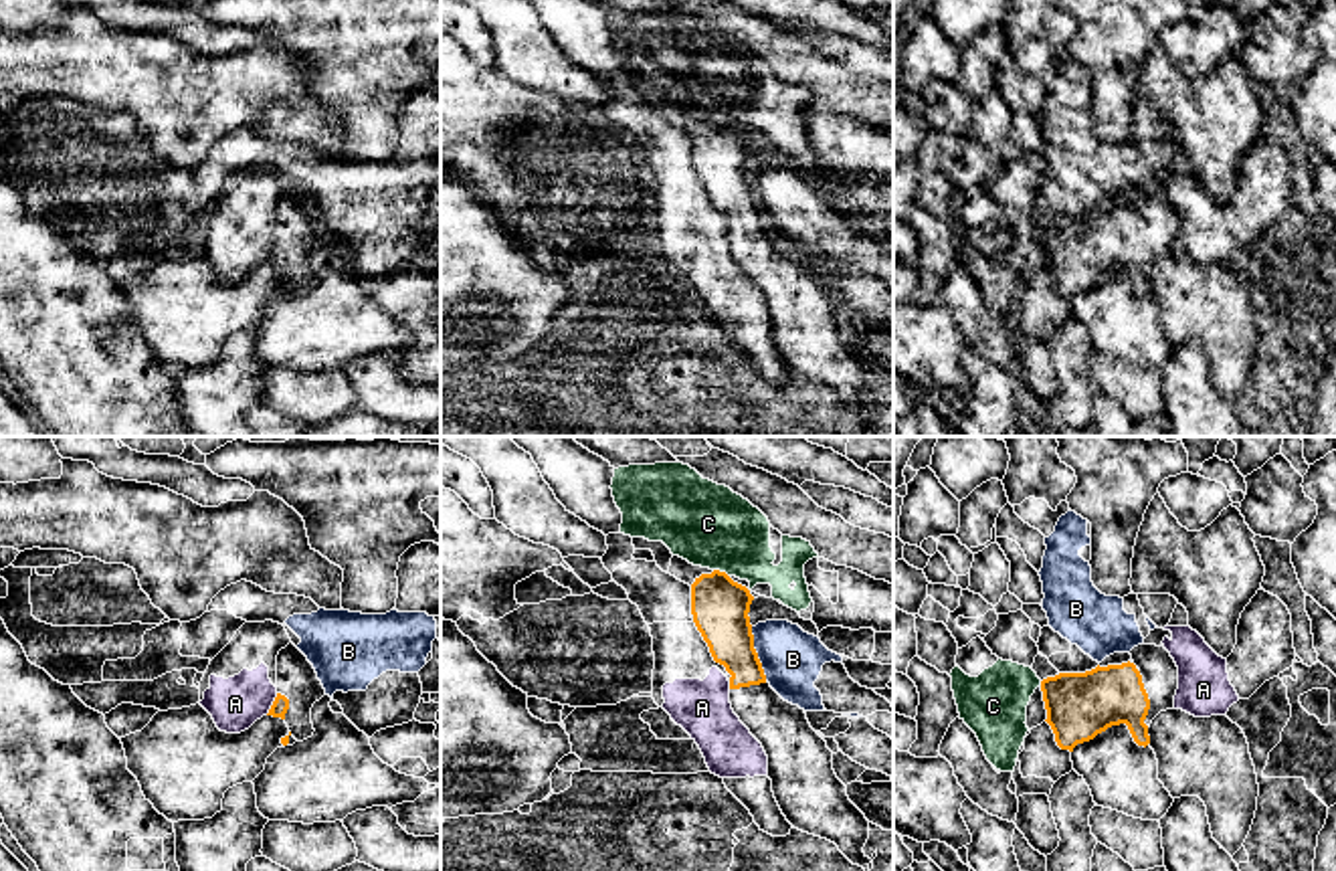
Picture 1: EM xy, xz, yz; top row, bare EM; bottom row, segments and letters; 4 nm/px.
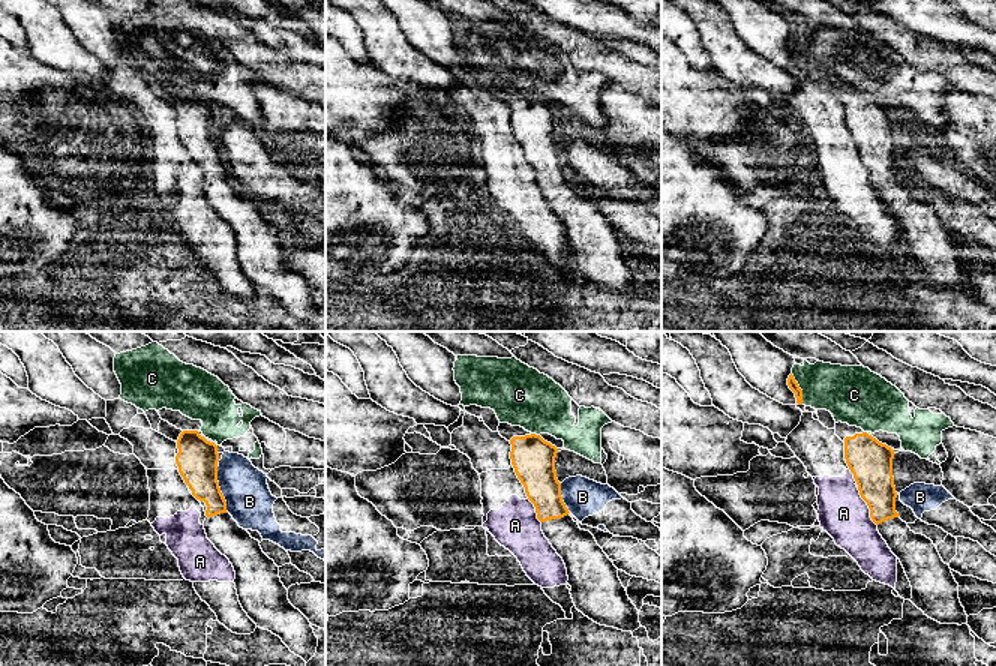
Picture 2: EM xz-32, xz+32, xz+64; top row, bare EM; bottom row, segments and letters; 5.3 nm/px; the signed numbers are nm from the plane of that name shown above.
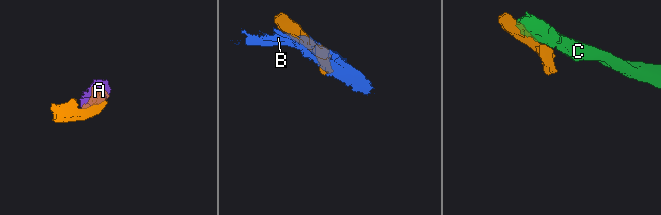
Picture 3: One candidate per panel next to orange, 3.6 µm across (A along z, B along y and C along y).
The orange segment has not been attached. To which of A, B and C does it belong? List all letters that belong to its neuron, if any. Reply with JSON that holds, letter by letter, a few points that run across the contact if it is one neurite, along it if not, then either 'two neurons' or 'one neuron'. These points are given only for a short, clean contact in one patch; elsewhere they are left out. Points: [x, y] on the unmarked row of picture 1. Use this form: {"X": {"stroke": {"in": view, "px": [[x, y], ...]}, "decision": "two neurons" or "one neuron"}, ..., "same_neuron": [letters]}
{"A": {"stroke": {"in": "xy", "px": [[277, 241], [265, 261]]}, "decision": "two neurons"}, "B": {"stroke": {"in": "xz", "px": [[750, 174], [754, 199], [767, 227]]}, "decision": "two neurons"}, "C": {"decision": "two neurons"}, "same_neuron": []}

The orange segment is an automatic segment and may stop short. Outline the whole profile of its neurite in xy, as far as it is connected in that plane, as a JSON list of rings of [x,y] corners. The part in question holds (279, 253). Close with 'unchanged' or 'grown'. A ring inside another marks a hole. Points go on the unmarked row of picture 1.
[[[289,190],[277,202],[277,245],[267,263],[281,265],[291,283],[303,289],[313,283],[311,255],[325,243],[307,204]]] | grown

